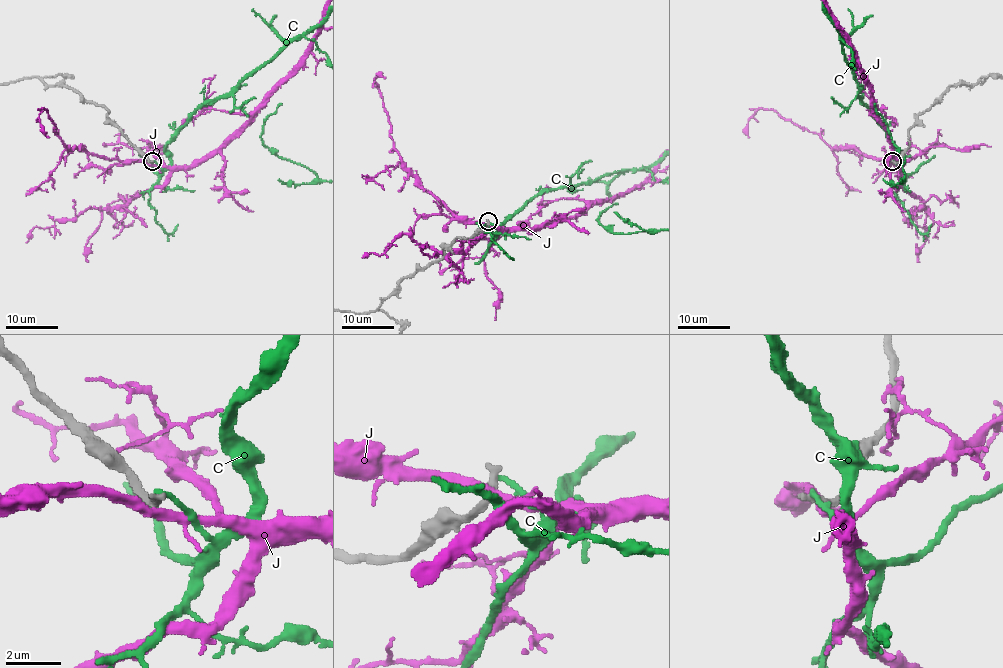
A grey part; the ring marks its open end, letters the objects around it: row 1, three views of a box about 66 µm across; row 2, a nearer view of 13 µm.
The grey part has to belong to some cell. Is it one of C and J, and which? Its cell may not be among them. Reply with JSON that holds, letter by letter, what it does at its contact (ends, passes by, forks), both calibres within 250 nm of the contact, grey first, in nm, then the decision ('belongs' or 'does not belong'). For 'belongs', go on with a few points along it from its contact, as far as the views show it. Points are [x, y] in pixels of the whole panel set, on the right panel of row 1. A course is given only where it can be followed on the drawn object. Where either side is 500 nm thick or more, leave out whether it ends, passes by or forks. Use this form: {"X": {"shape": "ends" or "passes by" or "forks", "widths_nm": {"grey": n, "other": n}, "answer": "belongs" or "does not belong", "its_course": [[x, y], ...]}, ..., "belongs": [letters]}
{"C": {"shape": "ends", "widths_nm": {"grey": 320, "other": 190}, "answer": "does not belong"}, "J": {"shape": "passes by", "widths_nm": {"grey": 360, "other": 320}, "answer": "does not belong"}, "belongs": []}

